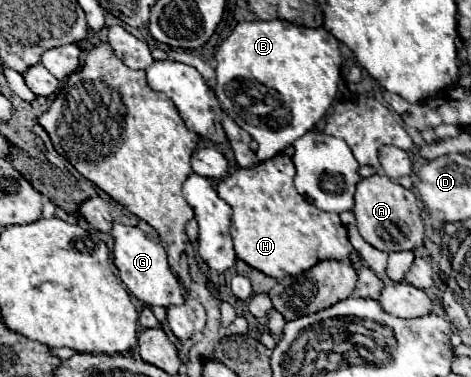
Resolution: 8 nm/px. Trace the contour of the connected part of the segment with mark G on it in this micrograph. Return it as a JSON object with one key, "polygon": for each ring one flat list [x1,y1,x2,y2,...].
{"polygon":[[114,223,112,227,114,237,114,265,118,267,118,275,122,283,128,287,128,291,138,297,146,305,158,305,158,307,172,307,186,303,186,291,180,285,180,279,172,273,172,267,168,263,168,253,164,245,152,237,148,237,138,227,126,227,120,223]]}

